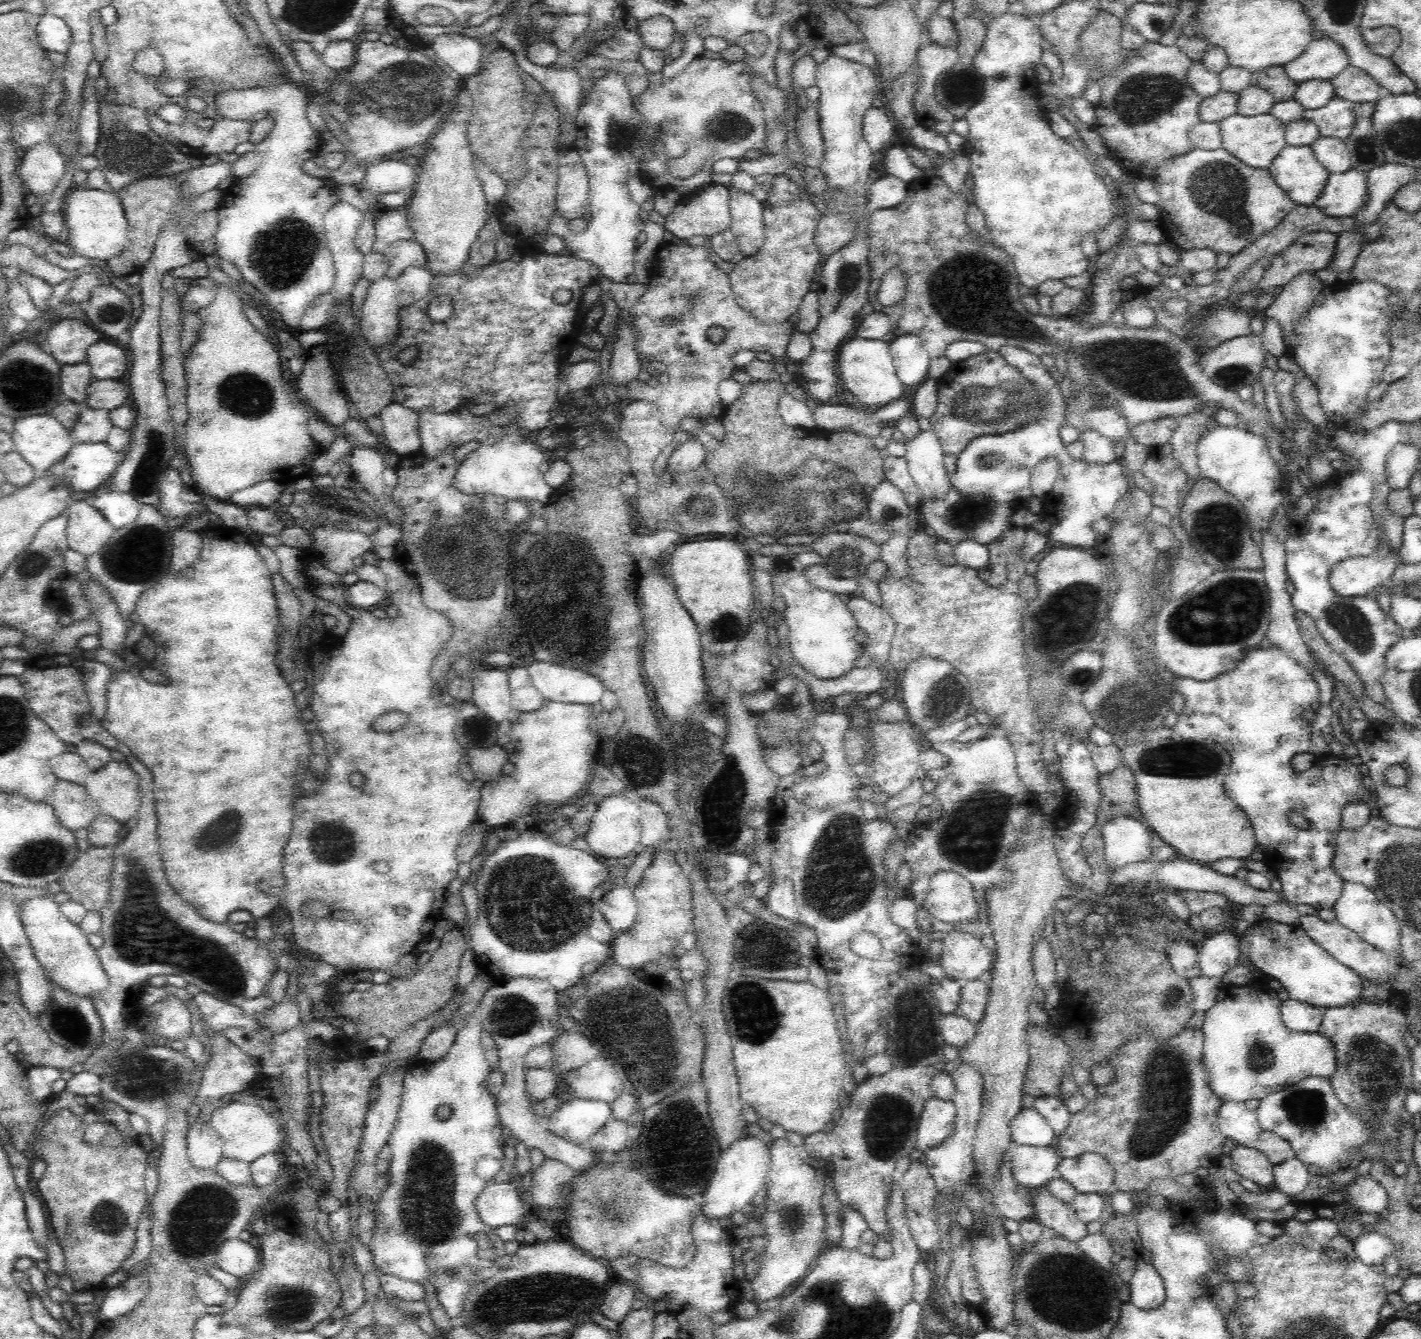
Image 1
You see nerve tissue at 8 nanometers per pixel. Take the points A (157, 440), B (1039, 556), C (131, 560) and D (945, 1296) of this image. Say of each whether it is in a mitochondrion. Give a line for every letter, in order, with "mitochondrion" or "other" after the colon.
A: mitochondrion
B: other
C: mitochondrion
D: other

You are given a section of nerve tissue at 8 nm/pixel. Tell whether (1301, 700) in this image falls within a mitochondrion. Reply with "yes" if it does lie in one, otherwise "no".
no

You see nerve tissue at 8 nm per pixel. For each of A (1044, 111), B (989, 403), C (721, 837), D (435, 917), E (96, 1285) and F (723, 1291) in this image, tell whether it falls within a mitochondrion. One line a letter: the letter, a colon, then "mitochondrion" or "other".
A: other
B: mitochondrion
C: mitochondrion
D: other
E: other
F: other

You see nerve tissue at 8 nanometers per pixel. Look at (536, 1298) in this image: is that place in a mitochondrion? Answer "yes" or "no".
yes

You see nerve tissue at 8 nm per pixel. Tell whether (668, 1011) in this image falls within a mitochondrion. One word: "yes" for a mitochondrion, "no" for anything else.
no

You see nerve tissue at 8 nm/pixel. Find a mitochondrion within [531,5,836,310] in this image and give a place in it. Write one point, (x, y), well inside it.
(730, 126)

